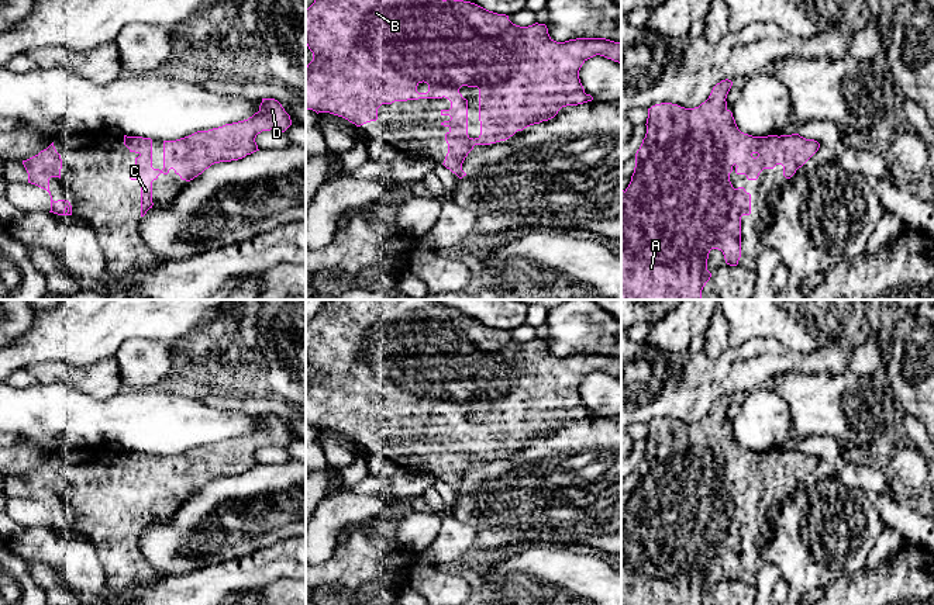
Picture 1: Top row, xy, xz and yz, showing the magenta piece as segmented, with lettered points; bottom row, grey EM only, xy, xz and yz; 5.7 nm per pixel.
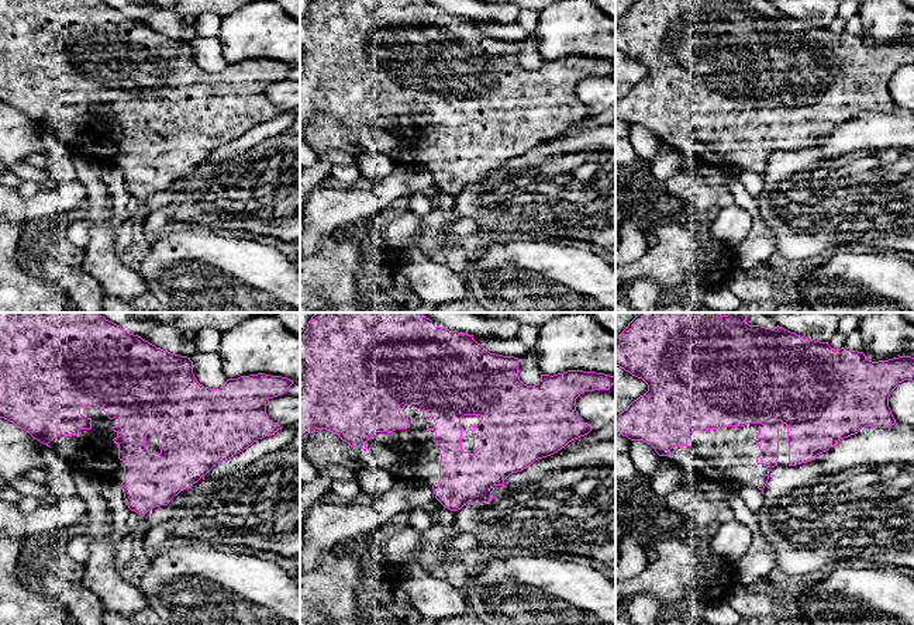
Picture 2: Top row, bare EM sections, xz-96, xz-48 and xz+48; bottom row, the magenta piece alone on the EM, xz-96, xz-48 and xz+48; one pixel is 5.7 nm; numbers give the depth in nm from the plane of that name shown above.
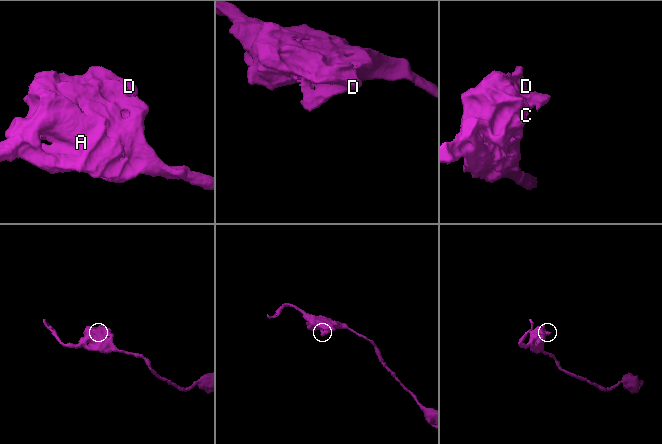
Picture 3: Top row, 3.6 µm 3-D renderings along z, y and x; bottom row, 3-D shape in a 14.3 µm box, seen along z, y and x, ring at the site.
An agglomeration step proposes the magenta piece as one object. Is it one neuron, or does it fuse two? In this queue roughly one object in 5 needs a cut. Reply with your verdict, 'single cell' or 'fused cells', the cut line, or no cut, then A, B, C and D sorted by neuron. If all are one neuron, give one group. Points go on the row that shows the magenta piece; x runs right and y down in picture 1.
single cell | no cut | A B C D

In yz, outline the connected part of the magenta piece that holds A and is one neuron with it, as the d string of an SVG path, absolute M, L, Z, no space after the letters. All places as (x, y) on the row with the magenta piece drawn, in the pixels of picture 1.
M726 79L717 83L709 98L695 108L685 108L672 103L661 103L648 108L647 134L640 149L635 153L635 167L628 187L623 189L621 177L621 300L702 300L702 290L710 280L707 259L711 249L723 252L726 263L737 266L741 257L741 217L751 214L751 194L744 187L734 189L730 182L730 173L745 174L748 180L756 180L764 169L783 166L783 176L790 179L820 148L814 139L806 139L799 134L752 136L738 129L733 113L727 108L727 94L733 82Z

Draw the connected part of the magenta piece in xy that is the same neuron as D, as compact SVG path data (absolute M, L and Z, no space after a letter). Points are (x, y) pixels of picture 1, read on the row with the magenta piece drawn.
M262 98L259 111L244 121L225 124L208 131L197 131L189 136L176 141L163 141L163 169L152 167L152 139L142 136L124 135L124 145L130 152L135 152L139 156L135 158L135 166L130 170L131 180L141 182L141 217L152 208L152 182L158 179L161 173L168 174L170 169L180 176L182 180L190 182L214 163L231 162L245 158L258 149L255 138L262 131L282 131L285 132L292 125L290 115L285 111L282 104L275 98Z

